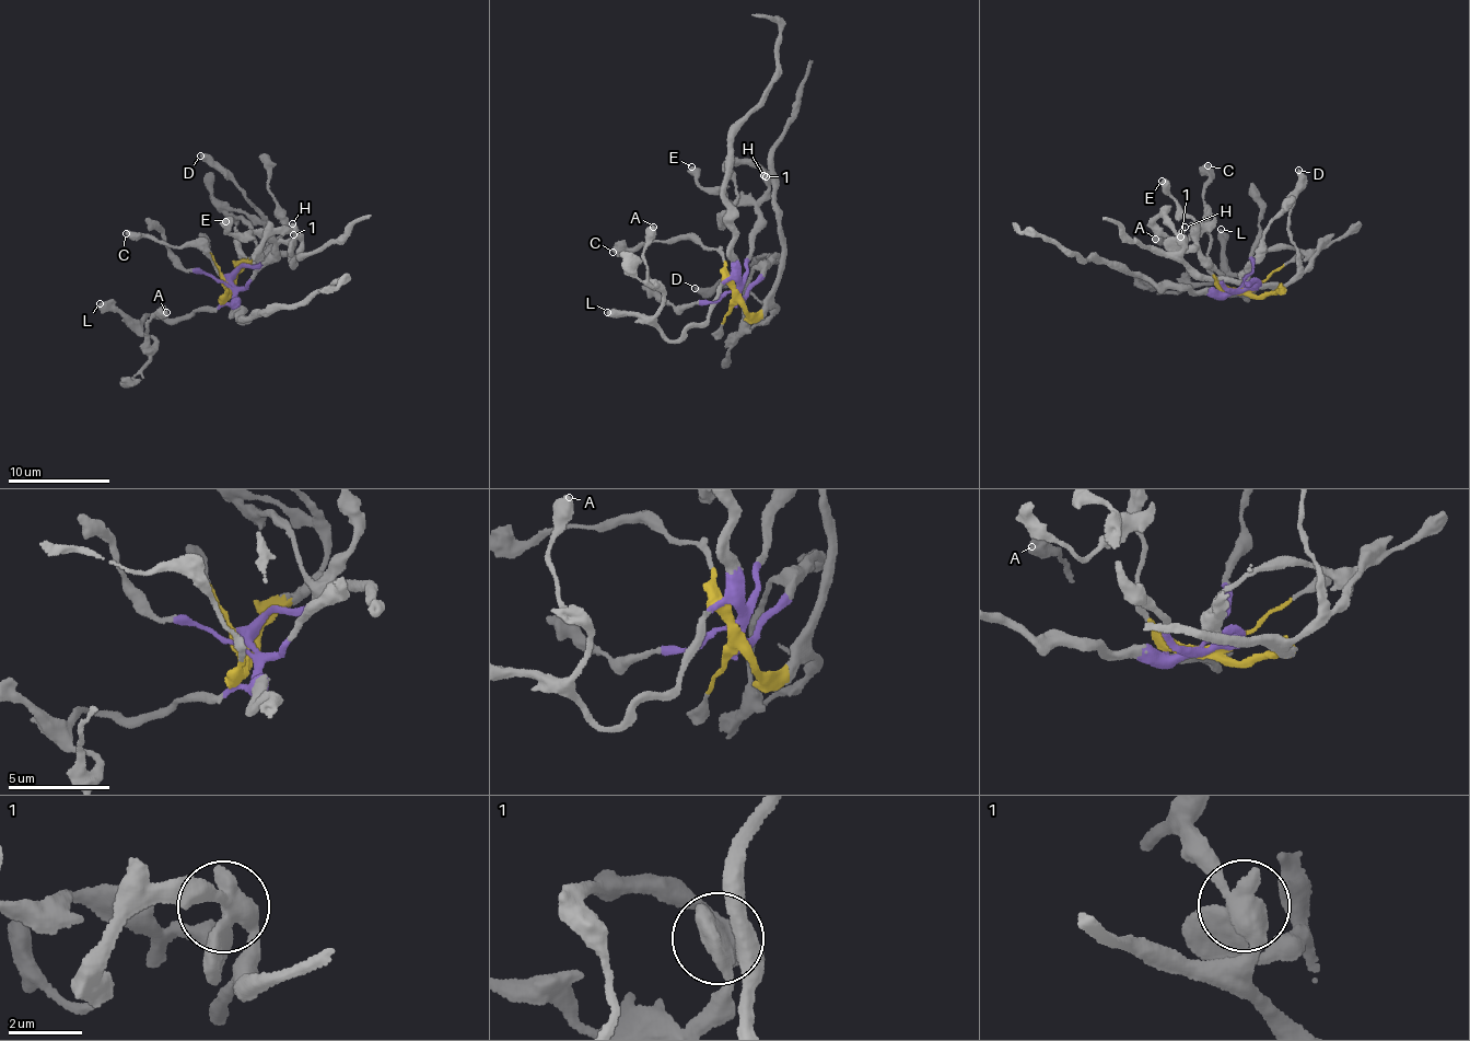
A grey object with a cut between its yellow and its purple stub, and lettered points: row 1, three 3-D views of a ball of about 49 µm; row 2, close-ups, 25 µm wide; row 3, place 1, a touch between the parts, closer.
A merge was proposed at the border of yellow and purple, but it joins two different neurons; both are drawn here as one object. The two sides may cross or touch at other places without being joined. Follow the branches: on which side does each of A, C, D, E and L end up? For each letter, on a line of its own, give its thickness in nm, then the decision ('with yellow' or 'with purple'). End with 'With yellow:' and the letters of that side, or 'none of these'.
A: 650 nm | with purple
C: 550 nm | with yellow
D: 440 nm | with yellow
E: 650 nm | with purple
L: 600 nm | with purple
With yellow: C, D

